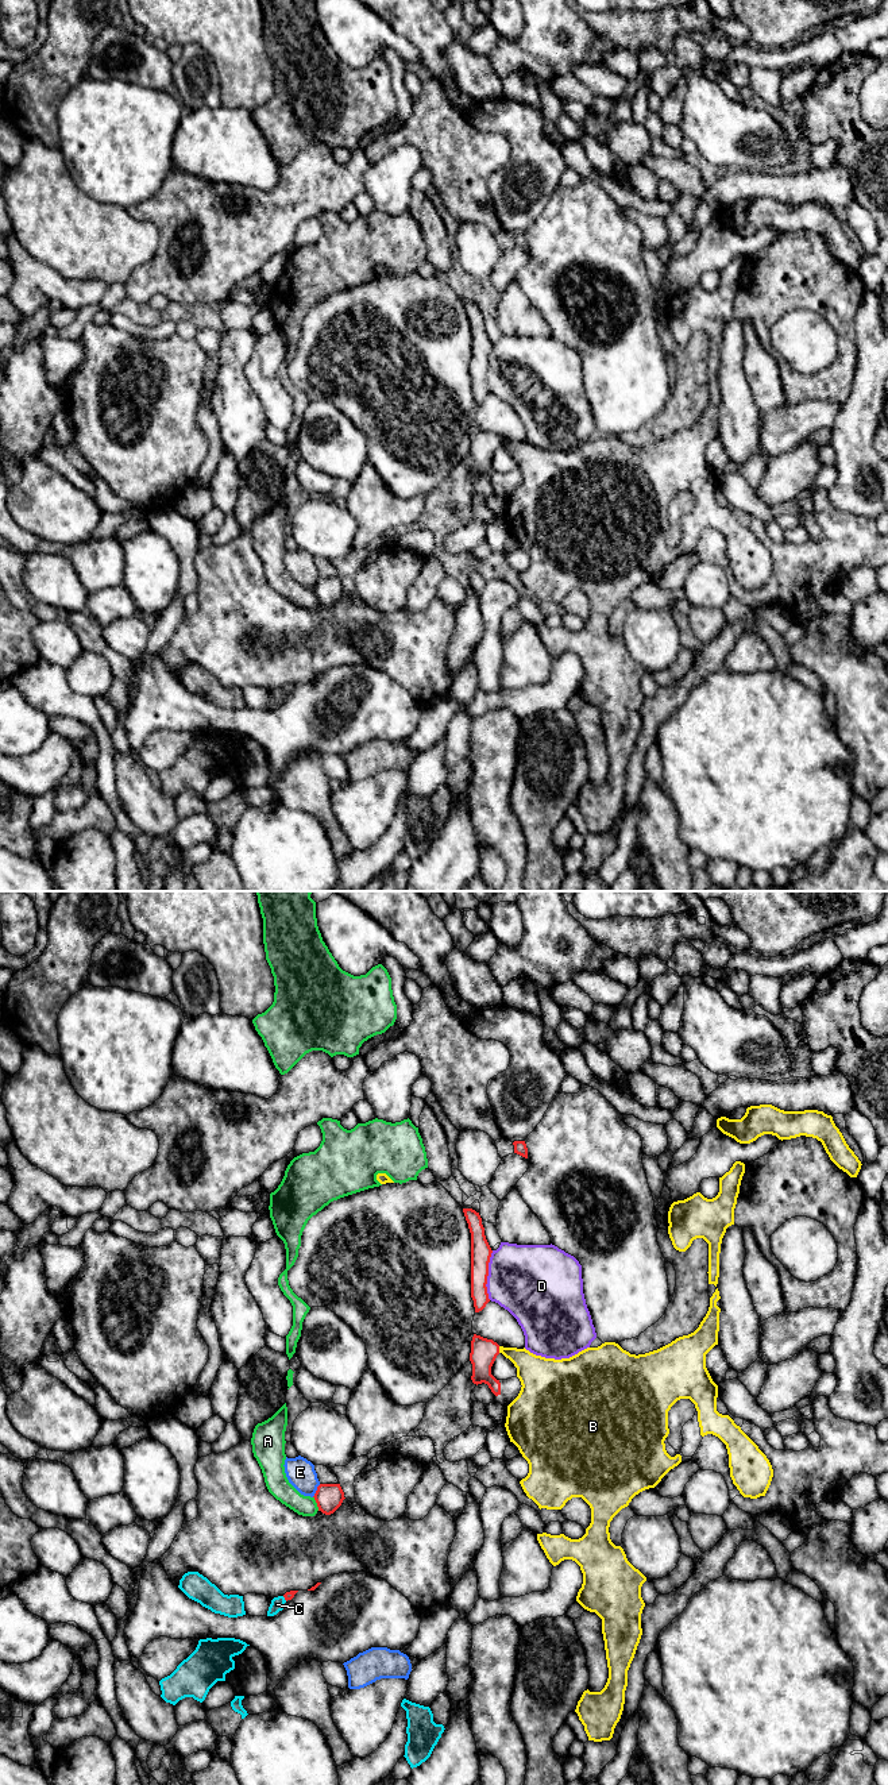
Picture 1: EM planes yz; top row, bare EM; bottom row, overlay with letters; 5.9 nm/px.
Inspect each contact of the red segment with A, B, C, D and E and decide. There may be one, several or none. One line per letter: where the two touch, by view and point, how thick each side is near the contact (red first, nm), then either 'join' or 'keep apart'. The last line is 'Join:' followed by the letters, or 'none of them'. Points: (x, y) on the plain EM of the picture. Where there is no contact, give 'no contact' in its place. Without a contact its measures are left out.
A: yz (316, 594) | 160/140 nm | keep apart
B: yz (498, 442) | 160/190 nm | keep apart
C: yz (285, 691) | 50/80 nm | keep apart
D: yz (487, 367) | 130/440 nm | keep apart
E: yz (316, 583) | 160/170 nm | keep apart
Join: none of them

